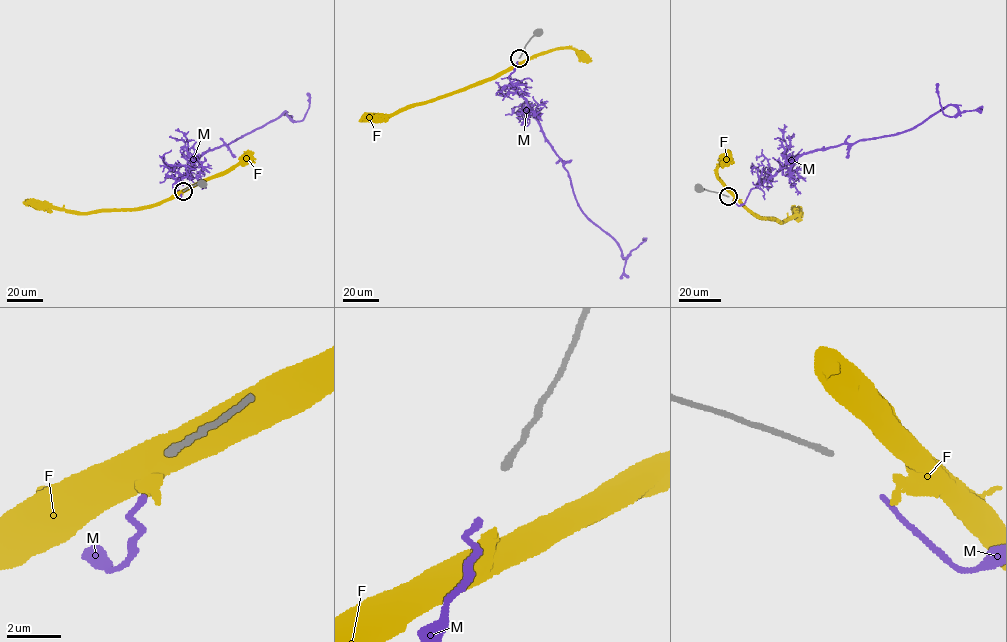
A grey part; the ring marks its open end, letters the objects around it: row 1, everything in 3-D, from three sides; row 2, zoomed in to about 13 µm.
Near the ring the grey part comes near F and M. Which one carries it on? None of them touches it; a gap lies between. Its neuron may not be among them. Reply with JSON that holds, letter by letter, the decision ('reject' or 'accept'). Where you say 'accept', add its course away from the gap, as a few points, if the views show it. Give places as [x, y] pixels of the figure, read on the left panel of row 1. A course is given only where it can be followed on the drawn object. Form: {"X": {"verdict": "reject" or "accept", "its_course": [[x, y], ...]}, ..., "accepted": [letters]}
{"F": {"verdict": "reject"}, "M": {"verdict": "accept", "its_course": [[182, 193], [179, 198], [172, 184], [207, 150], [227, 145], [284, 112], [293, 121], [303, 119], [307, 93]]}, "accepted": ["M"]}

